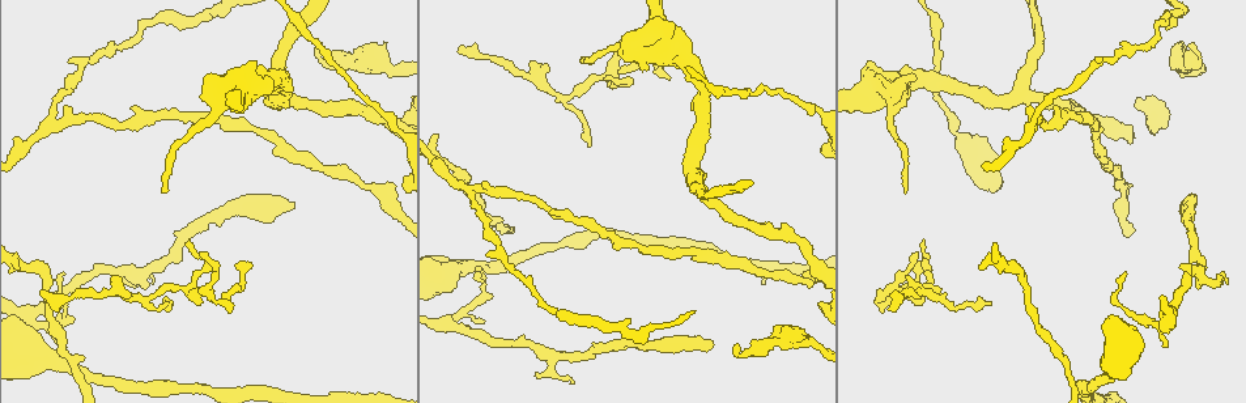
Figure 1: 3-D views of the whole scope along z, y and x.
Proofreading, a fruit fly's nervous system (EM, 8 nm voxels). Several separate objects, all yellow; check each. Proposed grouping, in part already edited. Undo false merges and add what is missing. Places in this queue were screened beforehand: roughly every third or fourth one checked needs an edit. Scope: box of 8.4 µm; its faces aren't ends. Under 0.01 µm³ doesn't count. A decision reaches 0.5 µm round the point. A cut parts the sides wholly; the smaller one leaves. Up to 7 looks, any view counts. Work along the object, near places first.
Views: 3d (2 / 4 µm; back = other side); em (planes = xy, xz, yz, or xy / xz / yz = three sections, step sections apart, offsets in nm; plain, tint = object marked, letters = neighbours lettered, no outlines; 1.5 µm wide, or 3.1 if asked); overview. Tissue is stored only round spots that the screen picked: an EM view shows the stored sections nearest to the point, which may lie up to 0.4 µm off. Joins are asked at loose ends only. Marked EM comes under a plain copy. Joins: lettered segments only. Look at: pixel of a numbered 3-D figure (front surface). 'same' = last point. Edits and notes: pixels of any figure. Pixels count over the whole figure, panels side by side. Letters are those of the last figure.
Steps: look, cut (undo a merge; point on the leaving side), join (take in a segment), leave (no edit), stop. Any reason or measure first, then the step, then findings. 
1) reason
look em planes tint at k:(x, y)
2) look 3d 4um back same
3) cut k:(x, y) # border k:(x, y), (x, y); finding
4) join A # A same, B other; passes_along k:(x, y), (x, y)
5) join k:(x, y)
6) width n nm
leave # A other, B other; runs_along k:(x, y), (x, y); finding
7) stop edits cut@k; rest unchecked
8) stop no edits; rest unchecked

free end
look 3d 4um at 1:(904, 192)

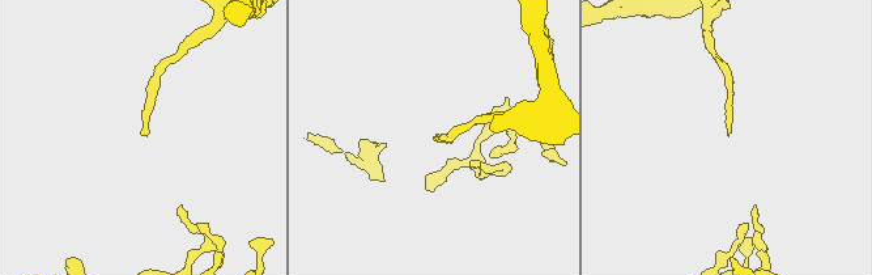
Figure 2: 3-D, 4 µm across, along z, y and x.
shape alone is not enough
look em planes tint at 2:(728, 131)

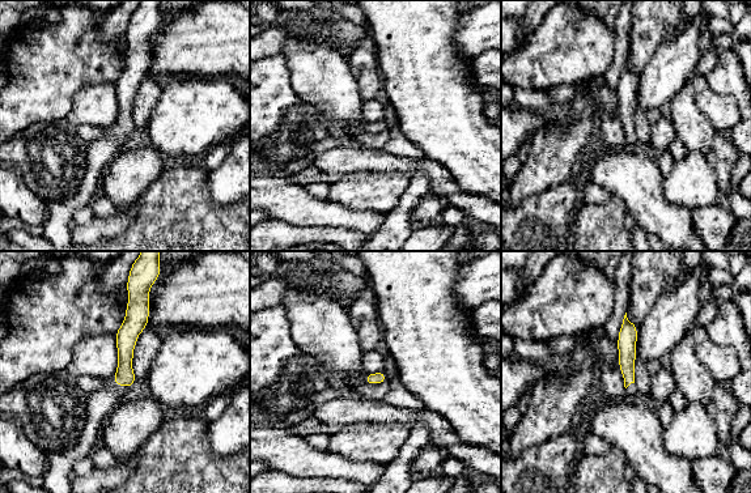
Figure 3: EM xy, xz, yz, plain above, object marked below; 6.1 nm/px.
see the neighbours
look em planes letters same

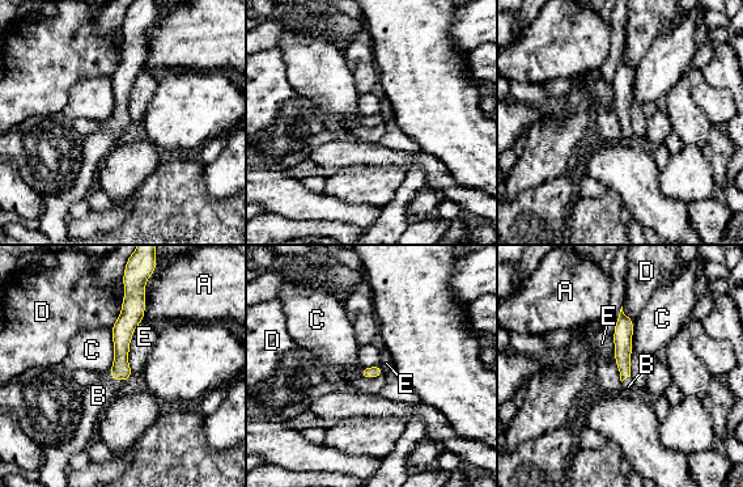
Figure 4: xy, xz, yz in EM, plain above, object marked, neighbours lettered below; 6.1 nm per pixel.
join B # A other, B same, C other, D other, E other; the cell continues

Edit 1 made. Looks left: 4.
see it whole again
look overview

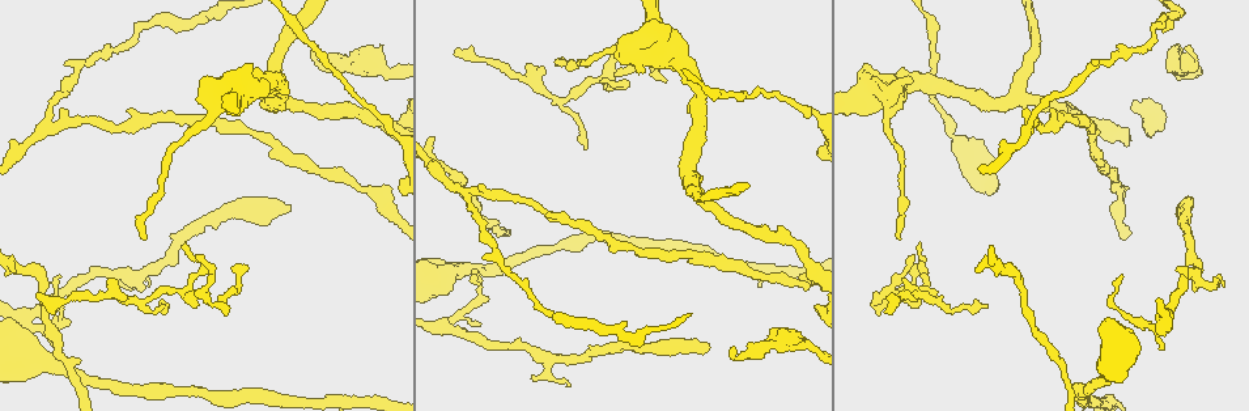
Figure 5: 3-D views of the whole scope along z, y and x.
thin end
look 3d 4um at 5:(459, 47)

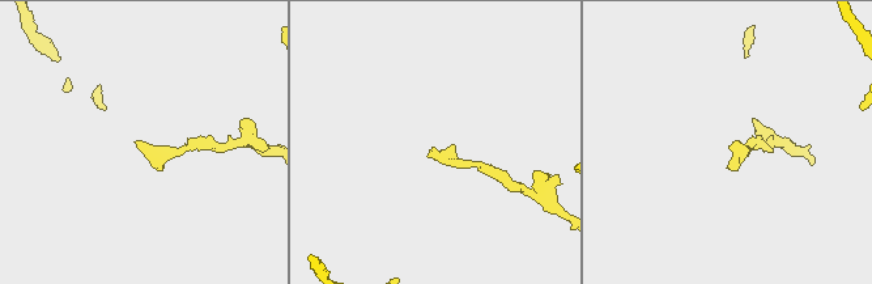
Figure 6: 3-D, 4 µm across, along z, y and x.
need the tissue
look em planes letters at 6:(730, 145)

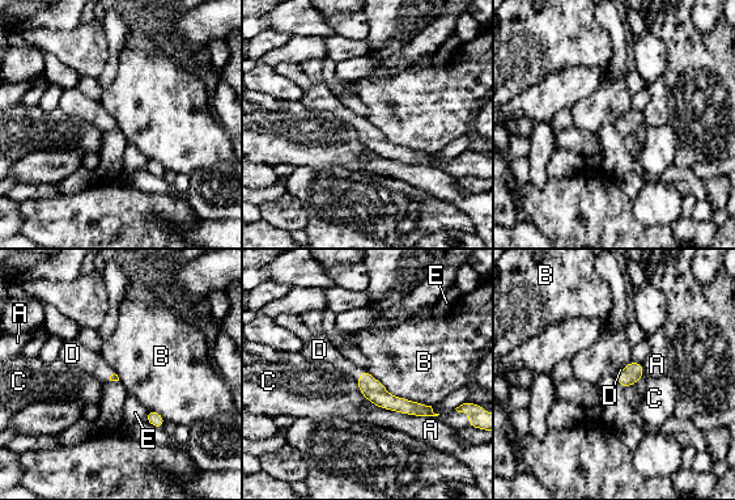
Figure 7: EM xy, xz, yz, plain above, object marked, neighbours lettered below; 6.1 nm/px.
join D # A other, B other, C other, D same, E other; it goes on there

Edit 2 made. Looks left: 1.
thin end
look em planes letters at 5:(1160, 350)

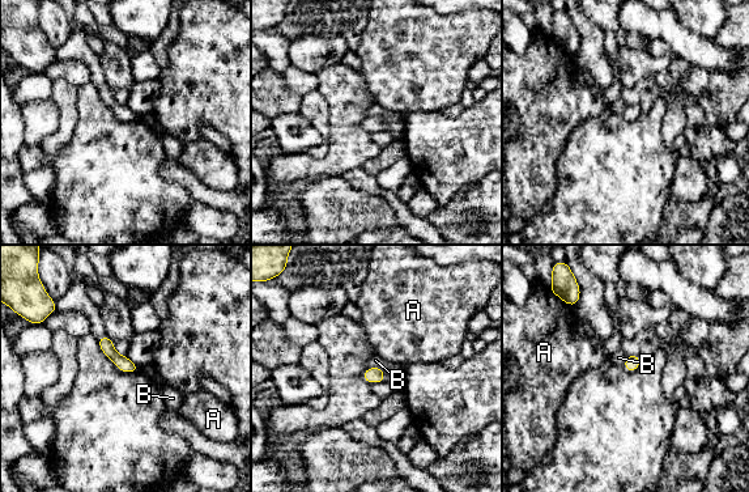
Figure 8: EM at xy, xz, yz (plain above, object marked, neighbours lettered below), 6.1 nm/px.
width 90 nm
leave # A other, B other; runs_along 8:(101, 340), (120, 361), (135, 368); none of them fits

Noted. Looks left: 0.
stop edits join@4, join@7; rest unchecked

